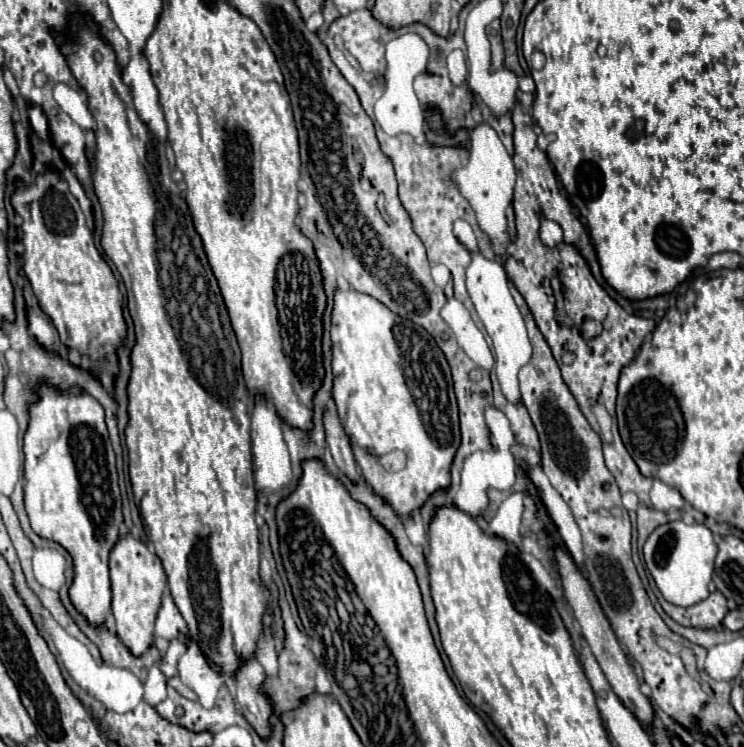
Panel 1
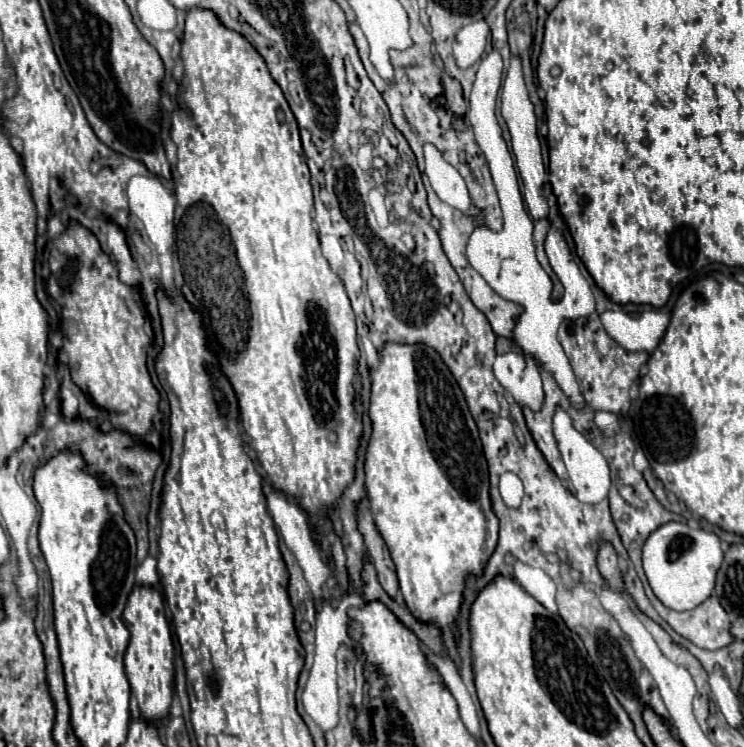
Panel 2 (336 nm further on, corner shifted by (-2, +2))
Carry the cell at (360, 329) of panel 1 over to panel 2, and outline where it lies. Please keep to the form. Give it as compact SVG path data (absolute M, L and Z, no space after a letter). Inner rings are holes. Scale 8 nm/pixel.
M386 341L382 349L378 351L378 365L370 369L370 421L372 421L372 435L366 447L366 461L364 461L364 473L366 473L366 493L370 501L370 509L374 515L374 523L392 555L392 561L396 565L398 581L400 581L400 591L402 597L408 605L408 609L422 621L432 621L436 627L448 627L452 633L456 633L456 615L460 611L462 603L462 589L464 589L464 579L470 573L482 573L488 557L492 555L496 541L498 541L498 519L492 511L492 503L488 497L488 465L482 453L482 443L478 437L476 423L468 411L468 405L464 401L464 395L454 383L454 377L442 357L432 349L426 347L424 343L414 343L414 345L402 345L402 343L390 343Z

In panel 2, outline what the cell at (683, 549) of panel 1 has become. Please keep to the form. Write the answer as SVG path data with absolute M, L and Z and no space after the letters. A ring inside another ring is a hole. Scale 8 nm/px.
M670 521L646 539L642 563L654 595L674 611L690 611L698 607L698 603L706 601L714 589L716 573L722 563L720 539L716 533Z

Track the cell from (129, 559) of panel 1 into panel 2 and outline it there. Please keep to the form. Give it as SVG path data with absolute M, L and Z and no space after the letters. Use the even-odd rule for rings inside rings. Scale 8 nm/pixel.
M134 585L128 595L126 607L122 611L122 623L130 631L130 643L124 655L126 675L132 687L132 693L138 699L142 717L156 721L170 713L172 703L172 679L174 679L174 647L170 627L164 615L164 597L156 587Z

